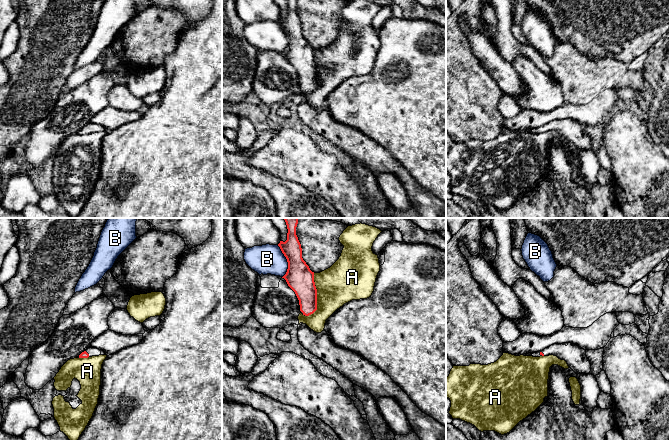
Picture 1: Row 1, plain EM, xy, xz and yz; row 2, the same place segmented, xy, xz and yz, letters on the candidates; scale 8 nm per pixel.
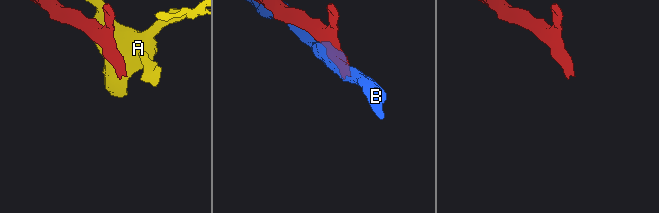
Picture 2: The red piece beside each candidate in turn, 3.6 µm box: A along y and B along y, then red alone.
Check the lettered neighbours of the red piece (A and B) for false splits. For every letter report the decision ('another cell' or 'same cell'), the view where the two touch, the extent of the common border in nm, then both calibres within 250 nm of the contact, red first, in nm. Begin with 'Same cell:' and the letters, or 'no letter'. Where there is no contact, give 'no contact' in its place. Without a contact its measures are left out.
Same cell: no letter
A: another cell; meets red in xz; contact 360 nm long; 220 nm thick on the red side, 320 nm on the other
B: another cell; meets red in xz; contact 260 nm long; 220 nm thick on the red side, 240 nm on the other

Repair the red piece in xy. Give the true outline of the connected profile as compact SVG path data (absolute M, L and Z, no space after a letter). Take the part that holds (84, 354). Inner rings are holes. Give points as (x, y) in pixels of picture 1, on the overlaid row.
M90 346L86 351L82 352L79 355L79 358L88 358L92 356L99 356L101 355L101 351L95 347Z

